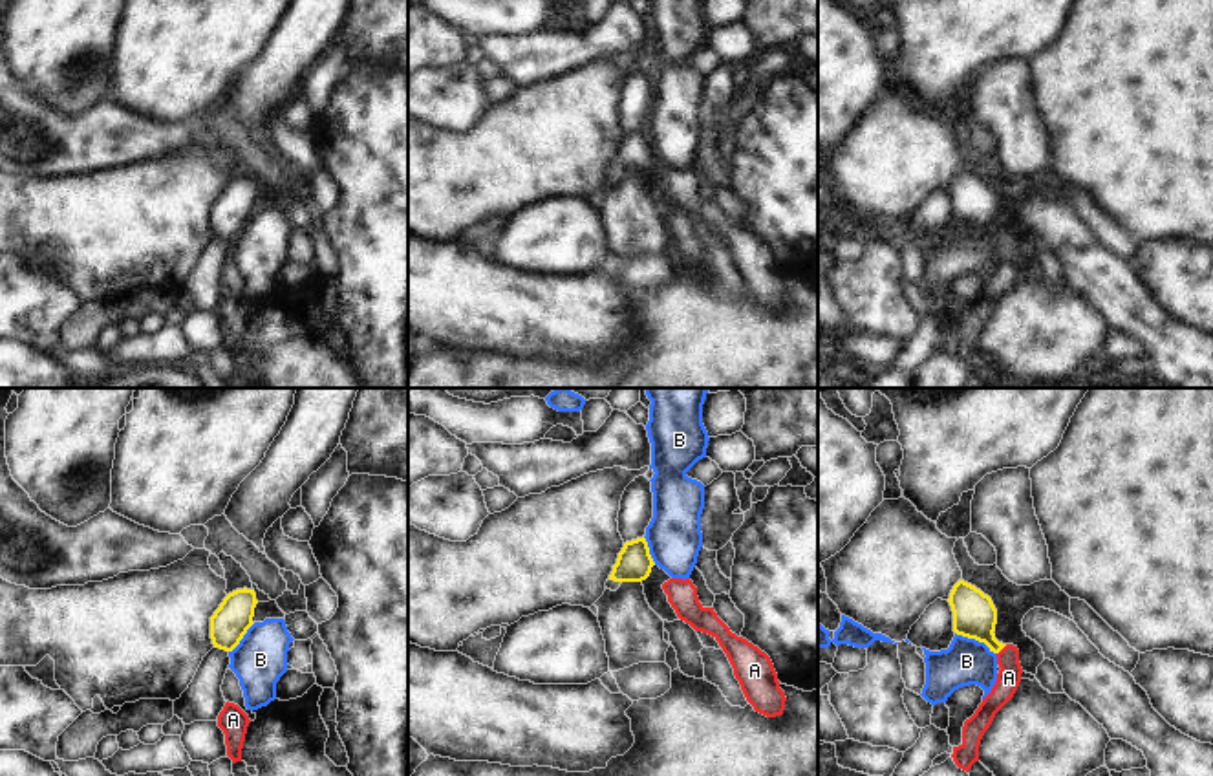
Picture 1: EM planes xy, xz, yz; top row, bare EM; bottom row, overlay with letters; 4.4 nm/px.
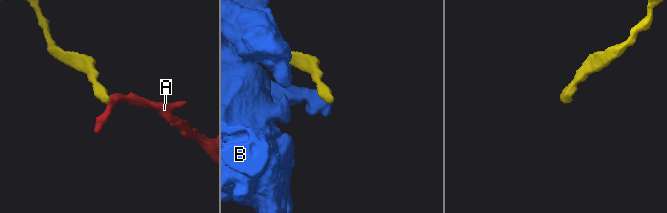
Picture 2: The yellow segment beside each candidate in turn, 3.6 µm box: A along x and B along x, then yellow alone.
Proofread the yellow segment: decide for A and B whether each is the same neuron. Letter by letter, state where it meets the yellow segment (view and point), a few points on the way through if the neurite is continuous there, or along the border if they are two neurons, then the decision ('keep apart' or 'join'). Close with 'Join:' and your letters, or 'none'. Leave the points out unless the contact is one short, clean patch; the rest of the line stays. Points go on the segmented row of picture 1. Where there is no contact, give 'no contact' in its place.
A: meets yellow in yz at (1001, 648); runs through yz (974, 614), (981, 630), (1001, 648), (1009, 659), (1009, 678); join
B: meets yellow in yz at (976, 639); border along yz (955, 632), (983, 641), (996, 654); keep apart
Join: A

